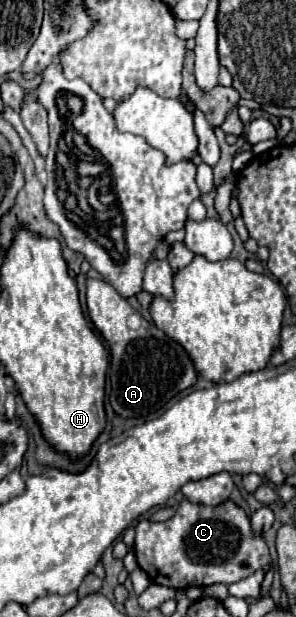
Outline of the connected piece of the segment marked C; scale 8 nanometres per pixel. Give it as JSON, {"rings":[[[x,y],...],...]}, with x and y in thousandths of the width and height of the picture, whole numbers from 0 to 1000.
{"rings":[[[618,810],[578,843],[483,849],[483,856],[456,856],[456,901],[524,947],[591,956],[726,943],[774,950],[848,934],[875,921],[909,924],[916,901],[895,875],[855,869],[834,833],[780,810],[726,823]]]}

